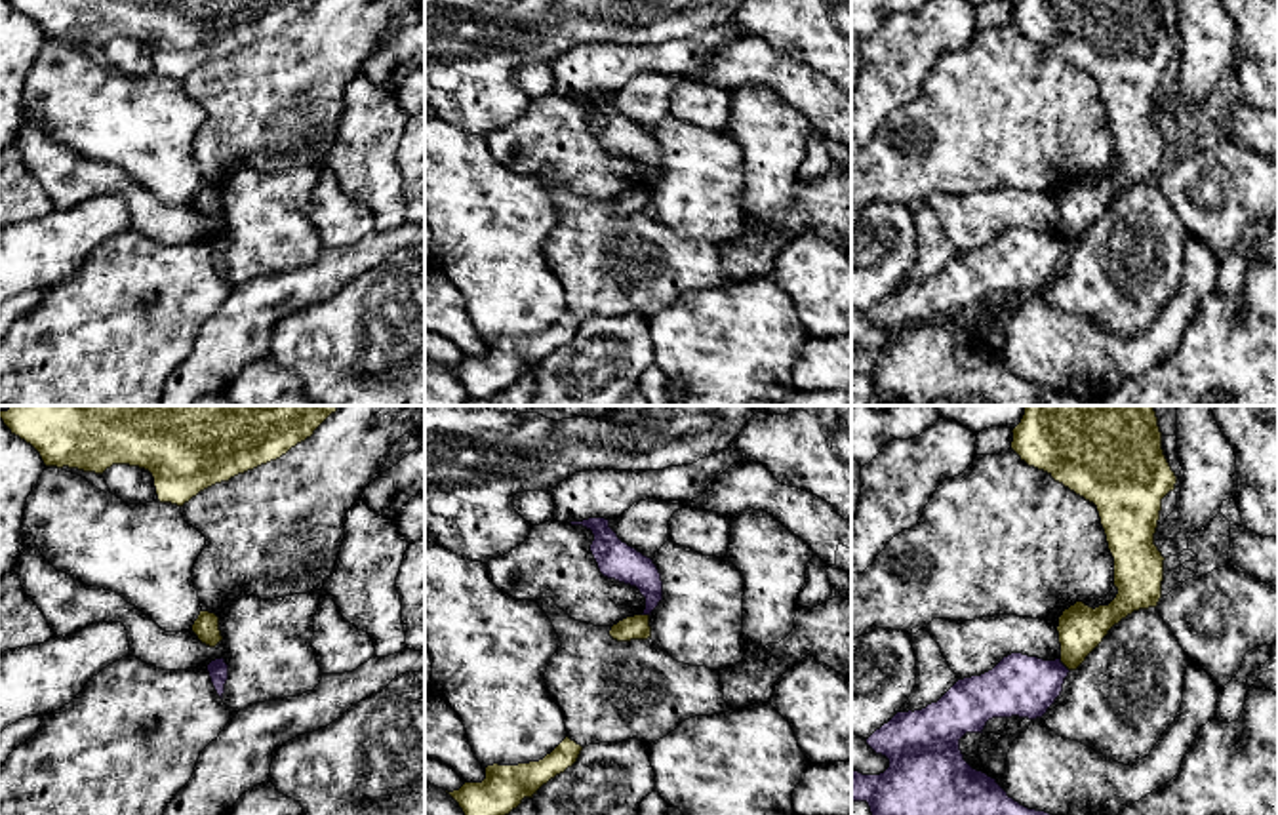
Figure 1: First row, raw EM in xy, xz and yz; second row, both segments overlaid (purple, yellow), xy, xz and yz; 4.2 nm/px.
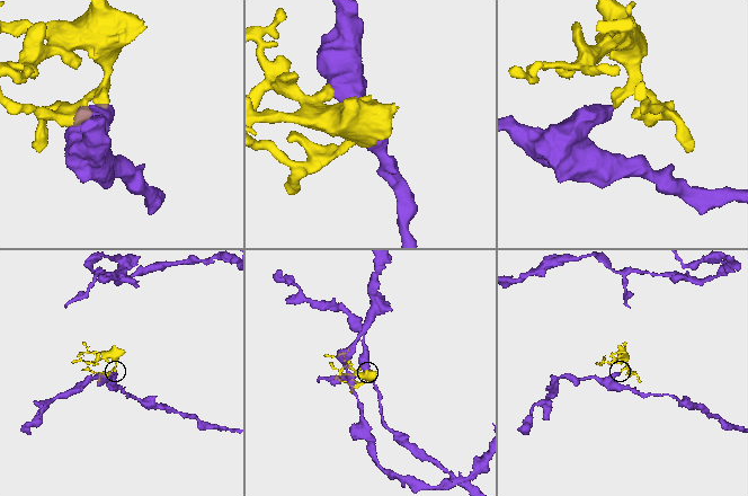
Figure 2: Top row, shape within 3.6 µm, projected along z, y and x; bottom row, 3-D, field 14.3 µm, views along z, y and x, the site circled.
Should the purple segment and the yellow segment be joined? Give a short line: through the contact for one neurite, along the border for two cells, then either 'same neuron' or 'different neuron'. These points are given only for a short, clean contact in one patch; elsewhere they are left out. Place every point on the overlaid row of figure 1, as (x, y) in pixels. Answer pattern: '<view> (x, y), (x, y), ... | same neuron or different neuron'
yz (1059, 659), (1069, 671) | different neuron

